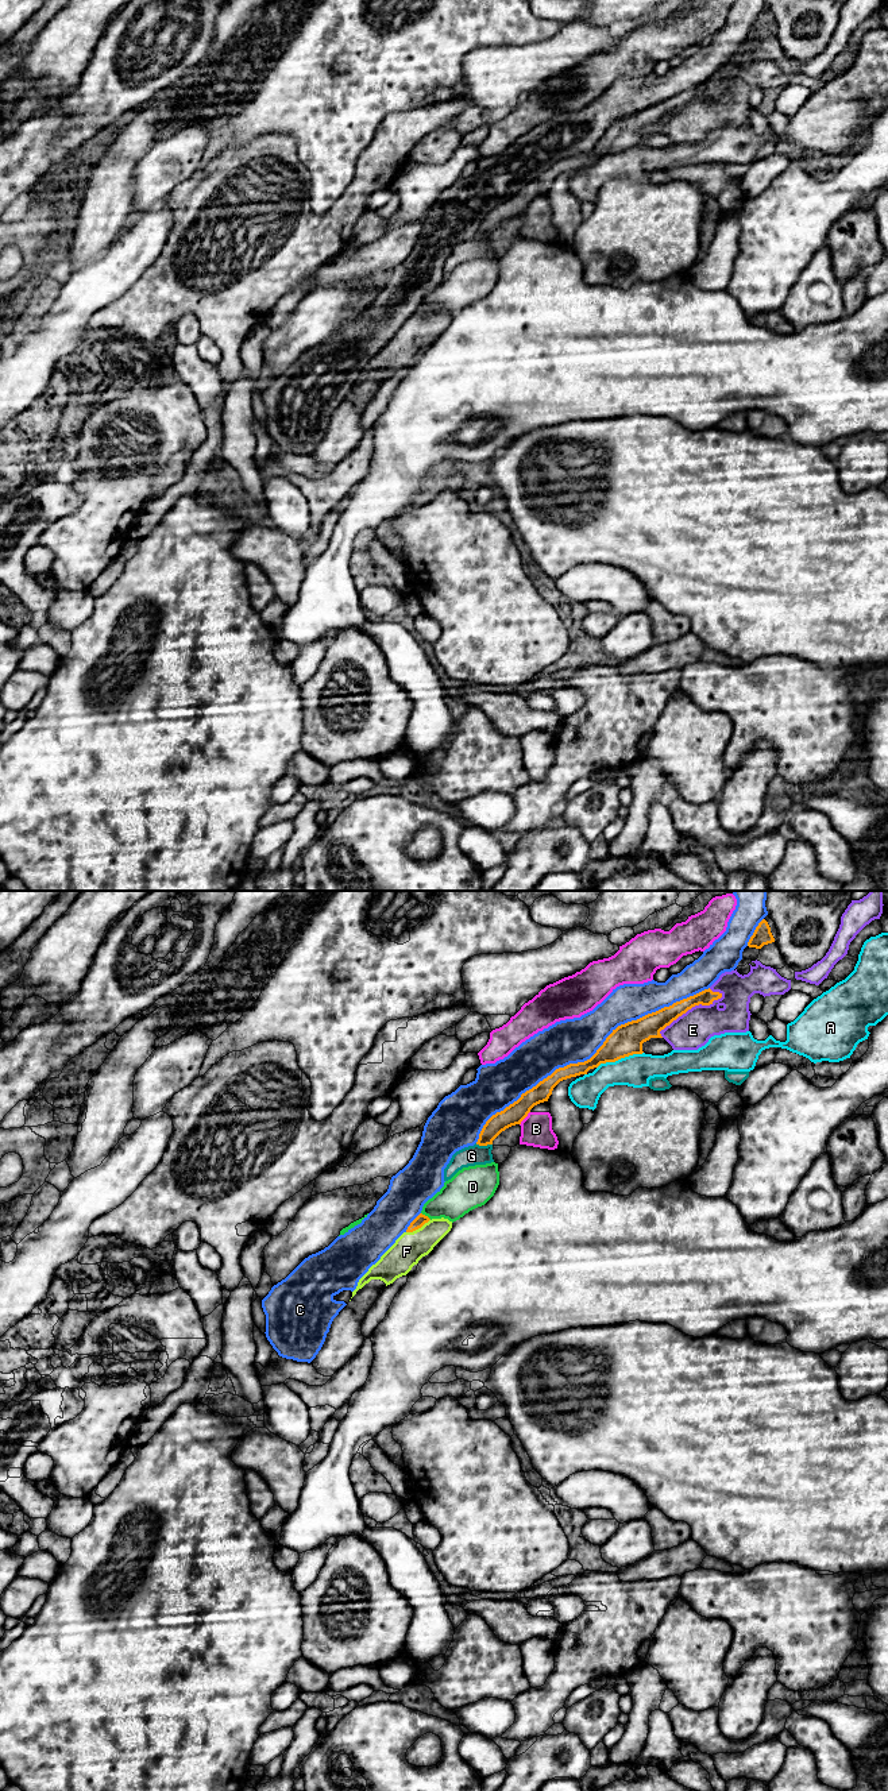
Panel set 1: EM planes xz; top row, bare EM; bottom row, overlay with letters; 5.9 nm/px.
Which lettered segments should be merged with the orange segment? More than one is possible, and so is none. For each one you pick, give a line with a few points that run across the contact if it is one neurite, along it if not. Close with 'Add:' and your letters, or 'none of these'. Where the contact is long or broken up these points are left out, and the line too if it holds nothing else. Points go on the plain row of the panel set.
F: xz (420, 313), (417, 321), (417, 334), (406, 344)
Add: F

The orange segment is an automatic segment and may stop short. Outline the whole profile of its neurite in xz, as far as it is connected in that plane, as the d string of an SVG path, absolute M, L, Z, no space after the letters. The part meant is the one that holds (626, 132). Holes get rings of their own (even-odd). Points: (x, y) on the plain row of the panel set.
M709 81L694 89L676 94L669 100L664 100L637 113L618 119L590 153L556 162L536 180L522 186L517 194L493 208L483 219L476 238L493 238L493 233L502 224L511 219L521 217L534 198L548 194L553 181L560 174L587 167L590 162L598 161L601 157L615 155L633 147L642 147L642 136L650 131L663 131L660 124L679 109L695 99L710 99L714 93L721 90L722 86L713 85Z

